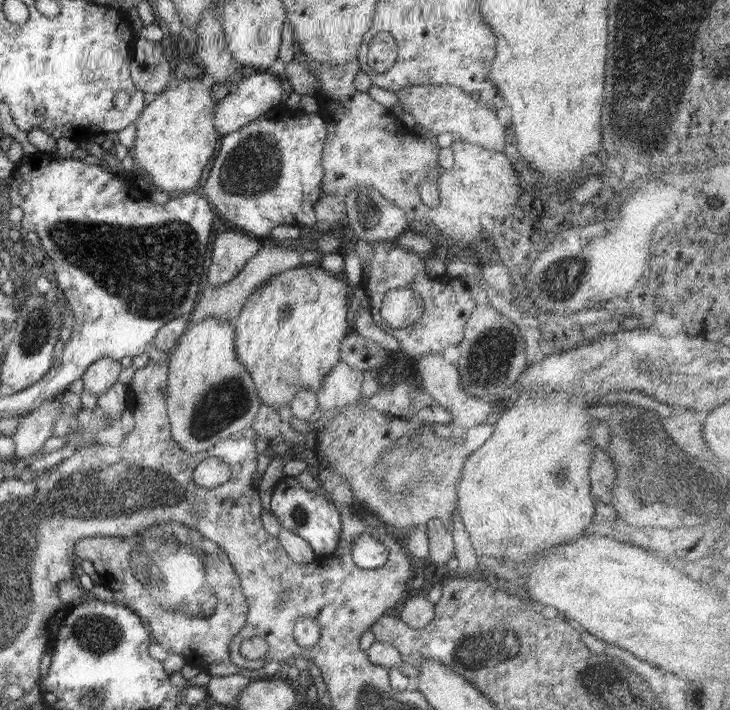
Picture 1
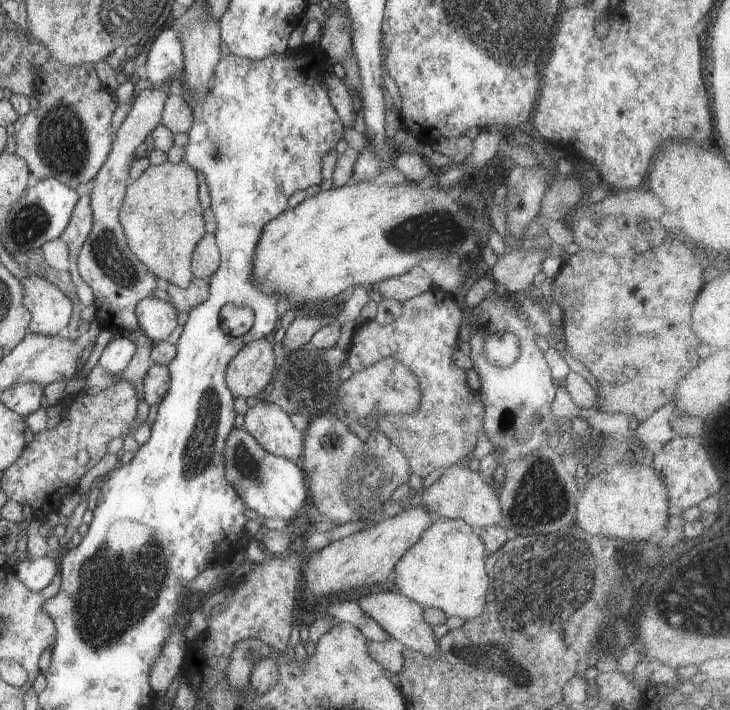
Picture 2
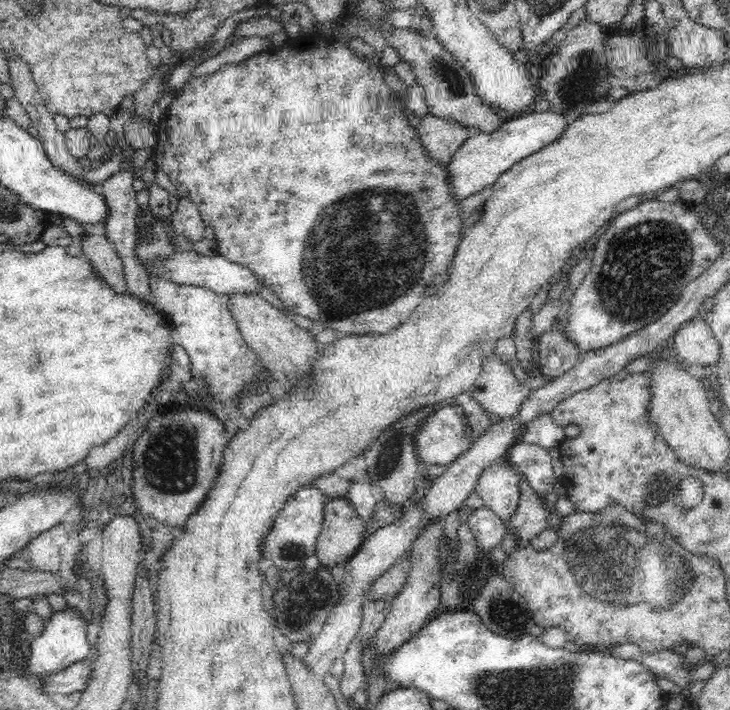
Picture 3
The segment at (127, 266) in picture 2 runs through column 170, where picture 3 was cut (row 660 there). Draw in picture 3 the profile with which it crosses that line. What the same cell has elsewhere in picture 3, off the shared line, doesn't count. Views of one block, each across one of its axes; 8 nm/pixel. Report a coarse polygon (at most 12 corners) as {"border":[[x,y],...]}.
{"border":[[89,657],[39,680],[46,694],[83,691],[93,668]]}

